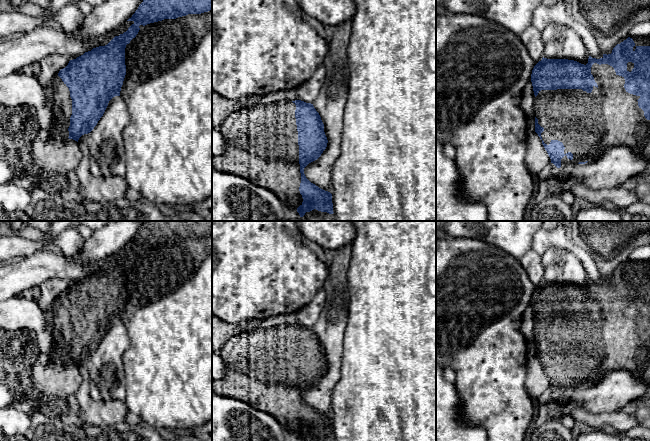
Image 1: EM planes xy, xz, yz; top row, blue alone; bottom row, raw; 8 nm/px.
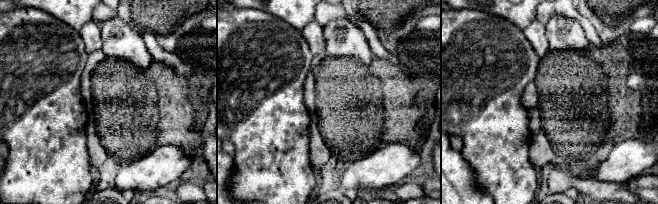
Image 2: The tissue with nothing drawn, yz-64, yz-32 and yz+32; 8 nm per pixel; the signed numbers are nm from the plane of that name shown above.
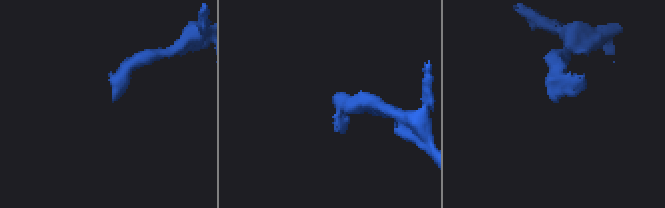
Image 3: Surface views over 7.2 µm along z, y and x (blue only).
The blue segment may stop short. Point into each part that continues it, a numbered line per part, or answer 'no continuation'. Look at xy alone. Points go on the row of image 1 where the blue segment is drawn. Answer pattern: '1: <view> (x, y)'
1: xy (58, 95)

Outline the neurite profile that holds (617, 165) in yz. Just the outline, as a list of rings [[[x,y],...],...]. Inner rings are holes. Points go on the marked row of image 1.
[[[627,146],[610,147],[596,160],[585,164],[576,164],[561,172],[563,176],[562,192],[570,192],[574,187],[583,185],[594,190],[622,187],[629,179],[643,172],[646,162],[642,148]]]

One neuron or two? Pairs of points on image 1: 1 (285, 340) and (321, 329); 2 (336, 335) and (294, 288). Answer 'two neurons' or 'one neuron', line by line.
1: two neurons
2: two neurons

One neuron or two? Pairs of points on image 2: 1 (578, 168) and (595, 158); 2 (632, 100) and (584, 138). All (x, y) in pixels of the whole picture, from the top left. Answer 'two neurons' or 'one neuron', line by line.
1: one neuron
2: one neuron

